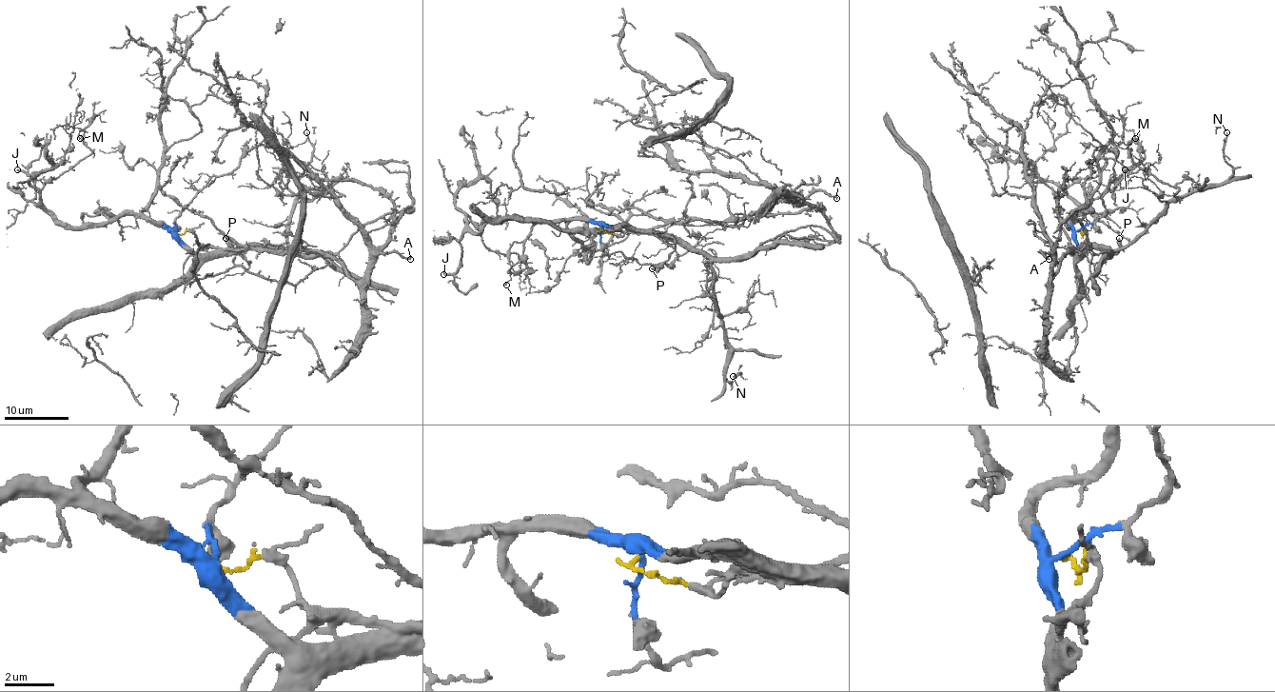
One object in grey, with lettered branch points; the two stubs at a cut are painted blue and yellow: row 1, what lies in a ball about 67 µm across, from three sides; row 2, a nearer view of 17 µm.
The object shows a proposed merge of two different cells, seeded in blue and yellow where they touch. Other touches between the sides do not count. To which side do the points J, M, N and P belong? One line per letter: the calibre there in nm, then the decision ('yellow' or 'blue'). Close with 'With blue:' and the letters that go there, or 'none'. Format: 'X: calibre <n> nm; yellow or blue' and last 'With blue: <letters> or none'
J: calibre 280 nm; blue
M: calibre 110 nm; blue
N: calibre 160 nm; blue
P: calibre 440 nm; blue
With blue: J, M, N, P

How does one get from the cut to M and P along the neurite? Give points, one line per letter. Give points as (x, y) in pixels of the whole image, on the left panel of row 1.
M: (176, 230), (132, 214), (66, 227), (42, 202), (40, 192), (91, 153), (84, 130), (80, 138)
P: (176, 230), (199, 253), (241, 253), (248, 262), (225, 237)

